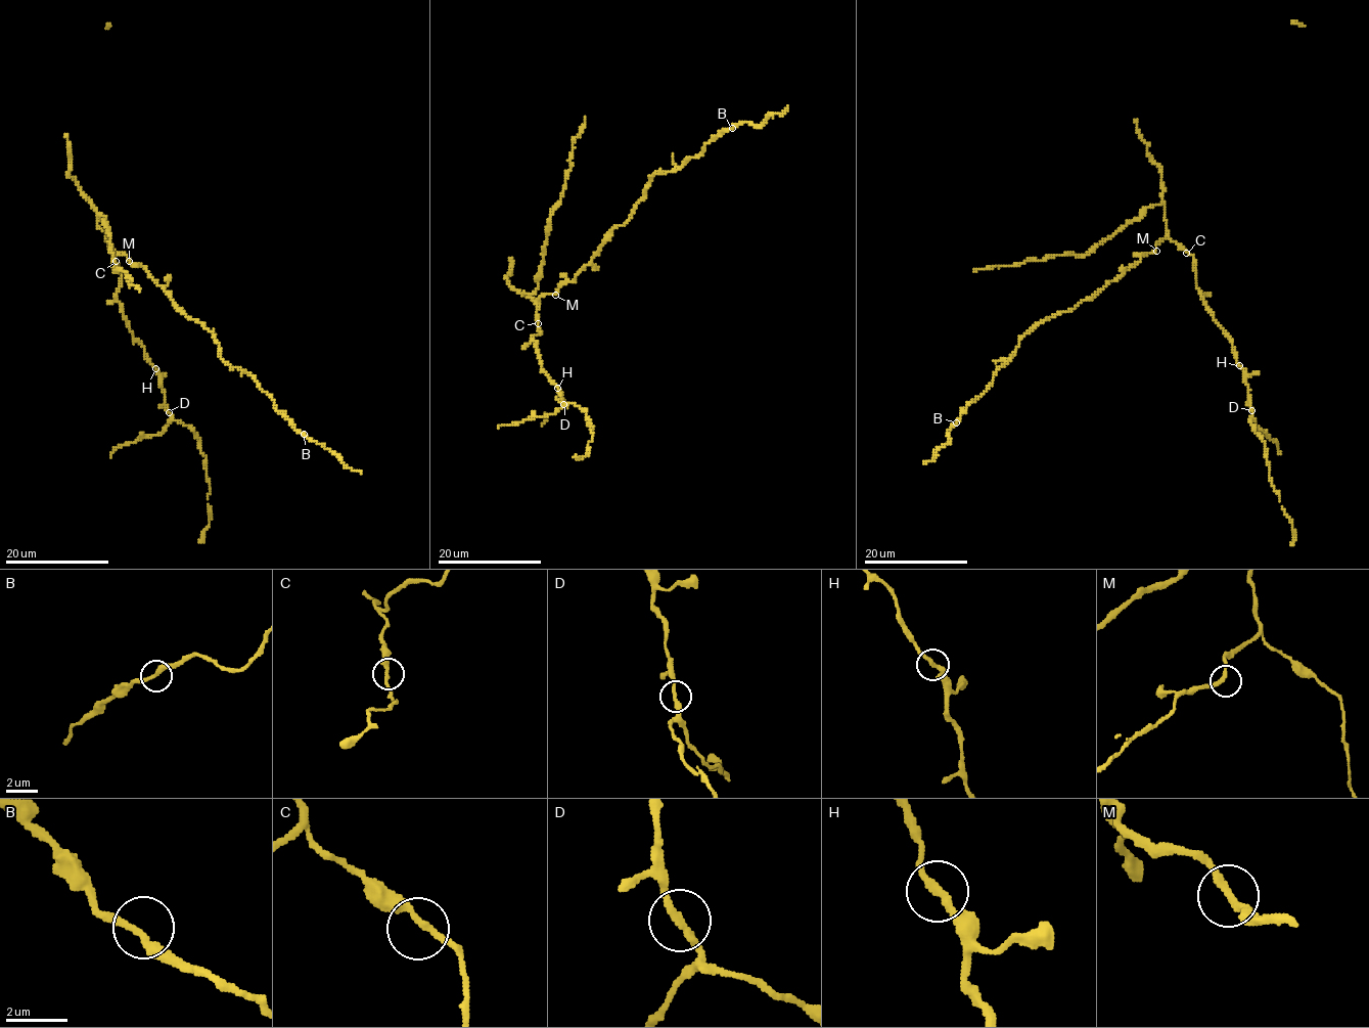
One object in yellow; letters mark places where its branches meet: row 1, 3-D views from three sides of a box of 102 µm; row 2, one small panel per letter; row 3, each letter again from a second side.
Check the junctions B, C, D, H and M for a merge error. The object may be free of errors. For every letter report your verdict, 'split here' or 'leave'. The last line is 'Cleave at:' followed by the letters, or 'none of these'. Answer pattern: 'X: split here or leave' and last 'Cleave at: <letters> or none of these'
B: leave
C: leave
D: leave
H: leave
M: leave
Cleave at: none of these

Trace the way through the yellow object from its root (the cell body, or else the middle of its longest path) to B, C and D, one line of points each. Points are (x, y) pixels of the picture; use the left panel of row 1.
B: (129, 260), (142, 265), (185, 316), (201, 322), (212, 330), (226, 362), (249, 373), (279, 411), (304, 434)
C: (129, 260), (124, 254), (117, 254), (111, 247), (116, 261)
D: (129, 260), (110, 248), (121, 272), (115, 300), (122, 306), (132, 336), (157, 371), (169, 411)

